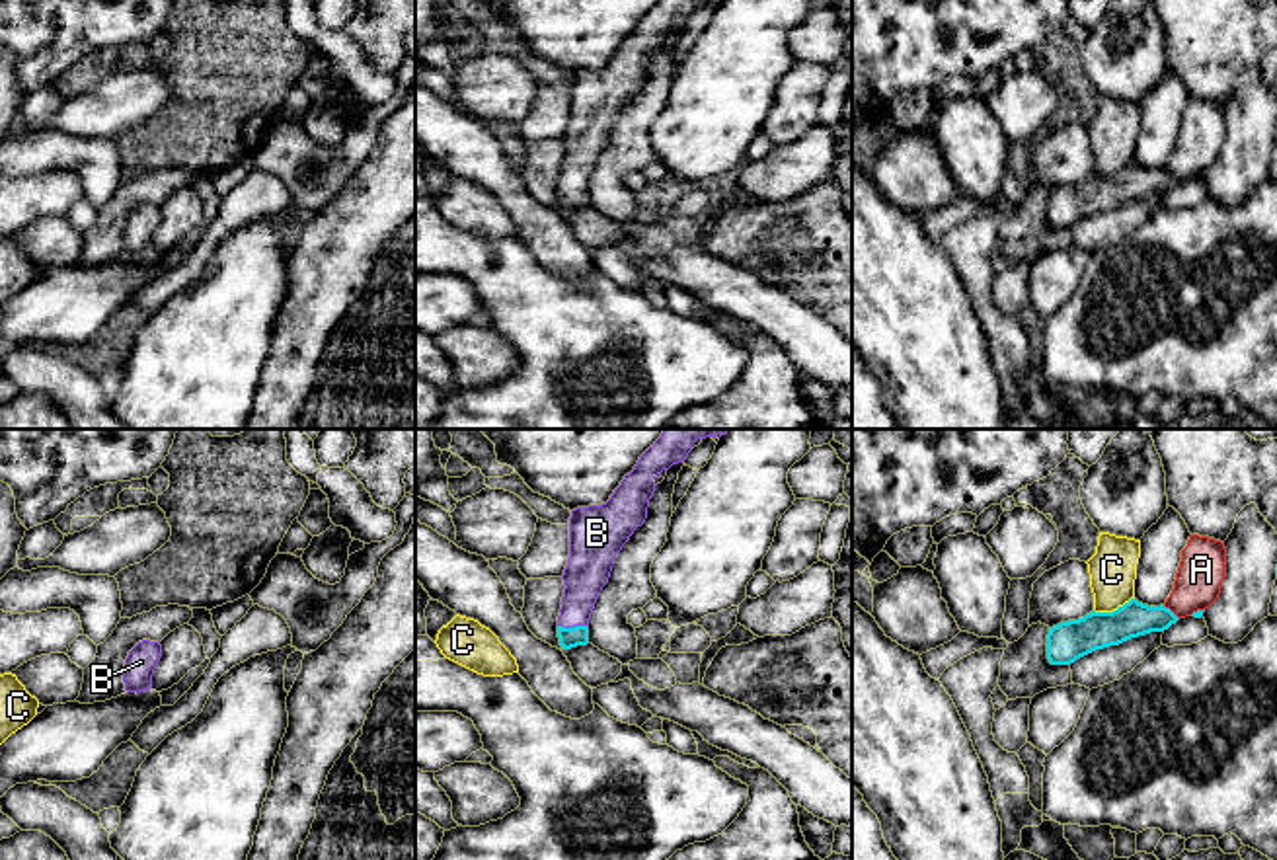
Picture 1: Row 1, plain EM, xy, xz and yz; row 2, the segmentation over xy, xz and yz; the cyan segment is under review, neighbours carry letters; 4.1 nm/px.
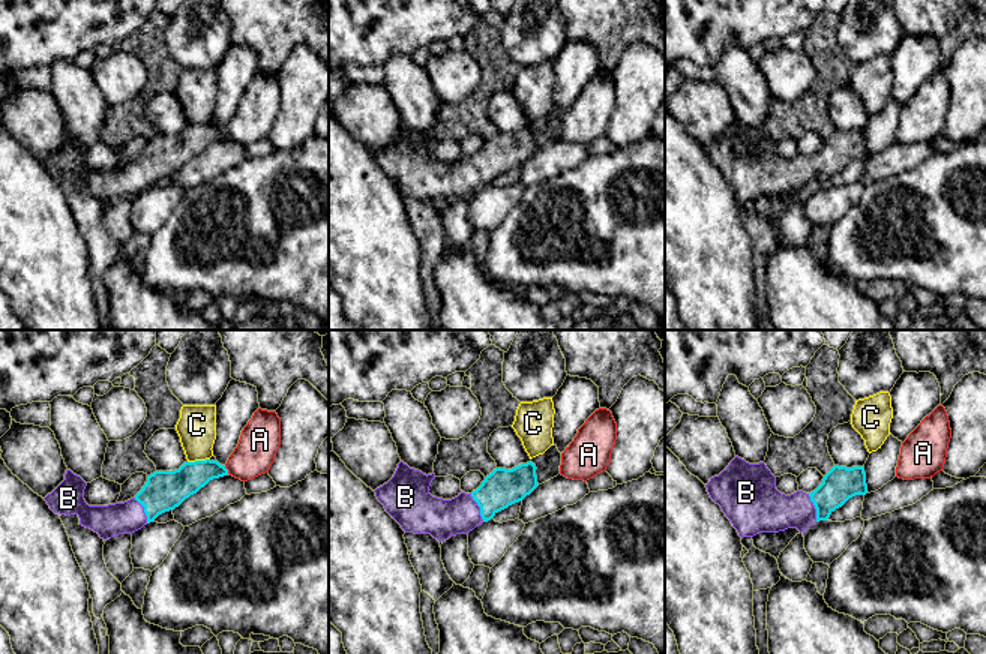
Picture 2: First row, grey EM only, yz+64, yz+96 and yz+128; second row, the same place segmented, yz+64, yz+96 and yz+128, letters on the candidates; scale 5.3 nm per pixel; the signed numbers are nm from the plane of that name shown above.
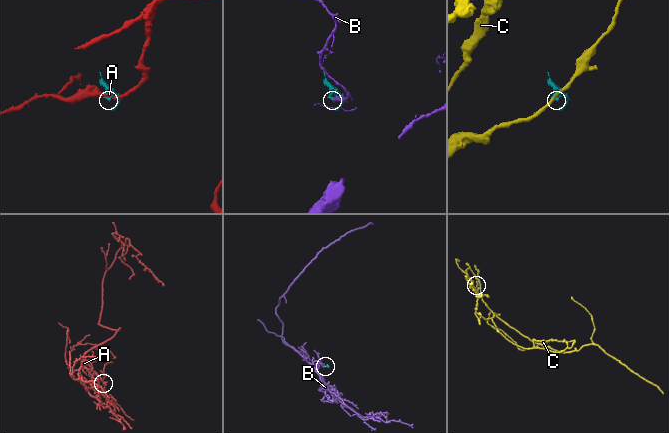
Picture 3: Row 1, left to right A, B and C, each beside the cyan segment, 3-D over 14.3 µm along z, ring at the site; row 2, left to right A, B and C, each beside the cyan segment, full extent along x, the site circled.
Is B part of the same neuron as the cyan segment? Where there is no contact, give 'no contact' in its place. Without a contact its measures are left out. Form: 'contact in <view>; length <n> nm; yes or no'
contact in xz; length 120 nm; yes

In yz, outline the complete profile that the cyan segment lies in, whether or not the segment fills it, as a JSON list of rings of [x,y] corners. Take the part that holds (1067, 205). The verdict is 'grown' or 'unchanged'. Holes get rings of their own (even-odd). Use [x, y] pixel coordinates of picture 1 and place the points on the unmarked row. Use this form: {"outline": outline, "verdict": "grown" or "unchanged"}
{"outline": [[[1131,162],[1113,176],[1092,174],[1084,181],[1049,191],[1047,222],[1051,228],[1070,228],[1076,222],[1150,195],[1164,195],[1180,181],[1166,172]]], "verdict": "unchanged"}

